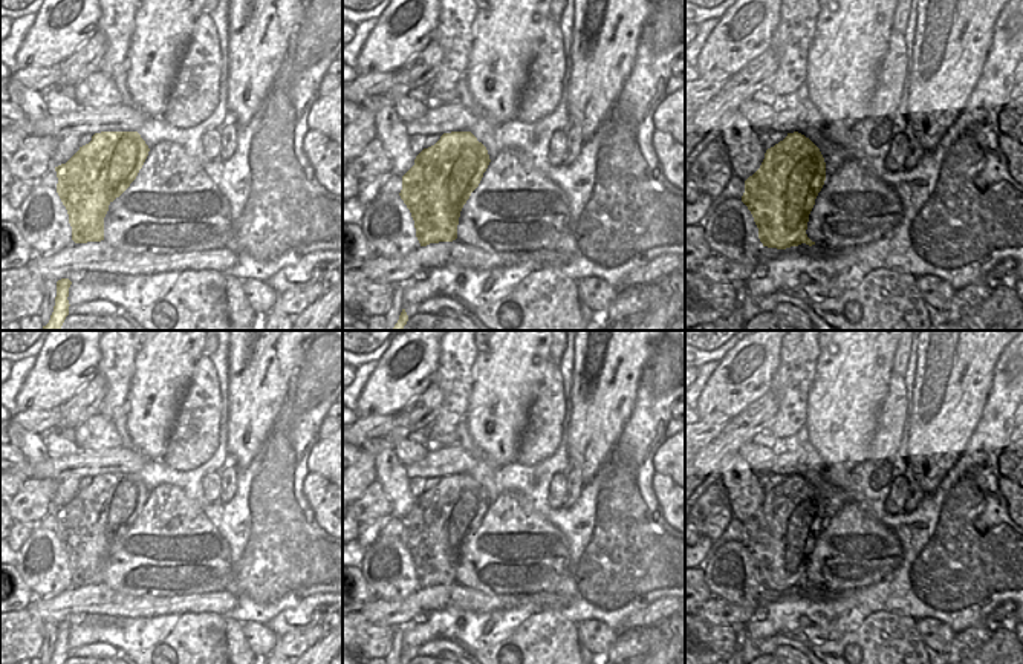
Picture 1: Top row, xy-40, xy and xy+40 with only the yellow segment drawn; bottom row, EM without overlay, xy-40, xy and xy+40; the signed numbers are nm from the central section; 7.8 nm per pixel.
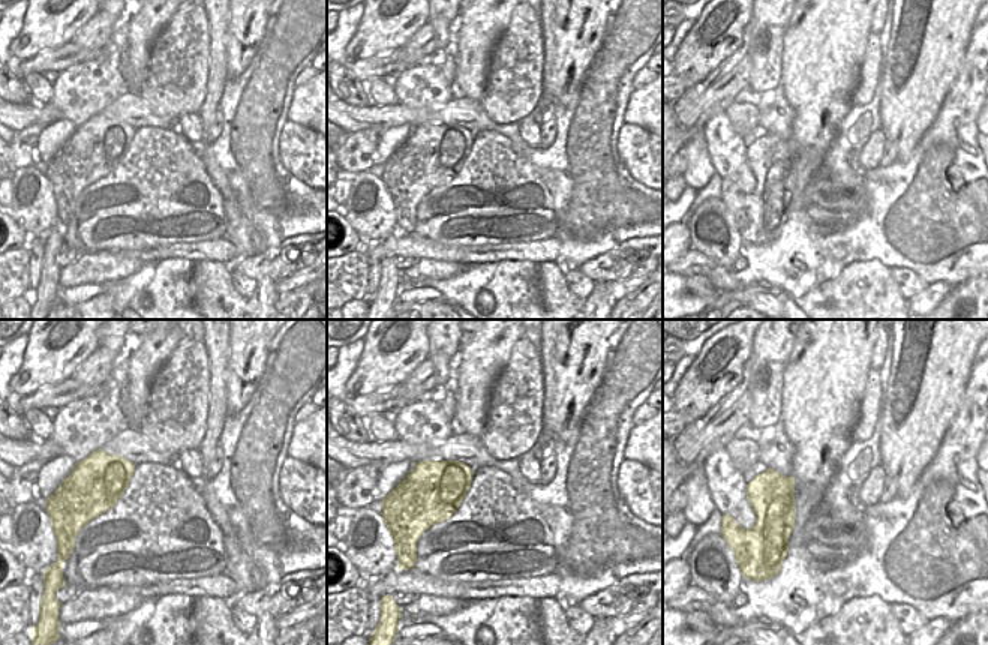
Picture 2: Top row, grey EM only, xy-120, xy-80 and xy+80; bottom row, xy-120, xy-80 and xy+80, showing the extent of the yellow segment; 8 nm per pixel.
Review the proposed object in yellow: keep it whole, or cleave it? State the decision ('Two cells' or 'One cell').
Two cells

